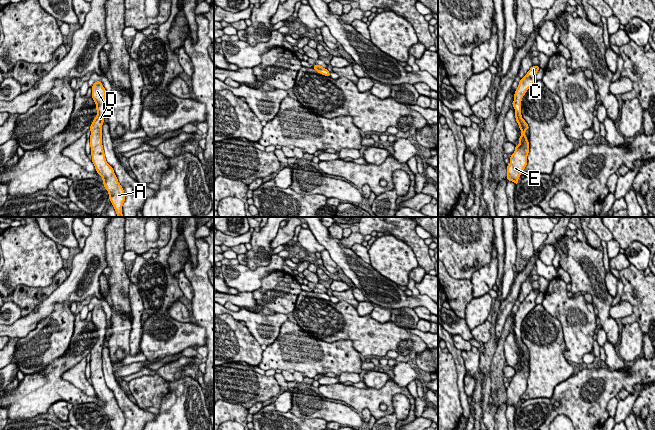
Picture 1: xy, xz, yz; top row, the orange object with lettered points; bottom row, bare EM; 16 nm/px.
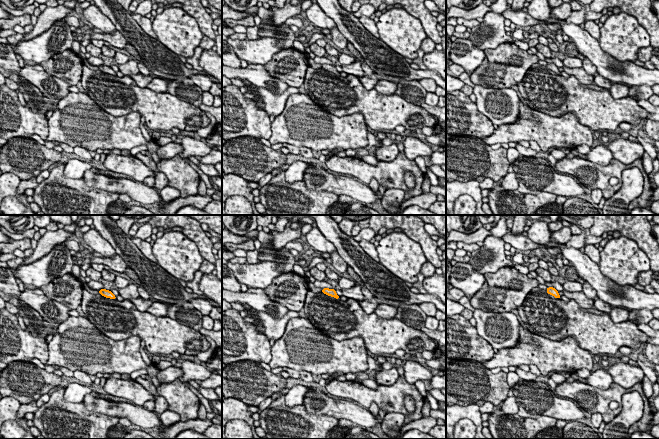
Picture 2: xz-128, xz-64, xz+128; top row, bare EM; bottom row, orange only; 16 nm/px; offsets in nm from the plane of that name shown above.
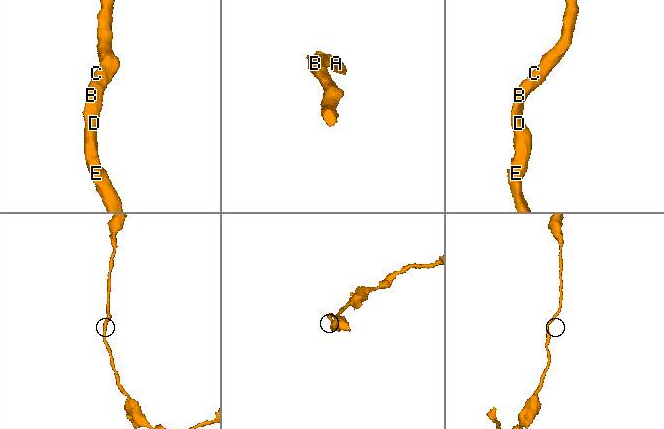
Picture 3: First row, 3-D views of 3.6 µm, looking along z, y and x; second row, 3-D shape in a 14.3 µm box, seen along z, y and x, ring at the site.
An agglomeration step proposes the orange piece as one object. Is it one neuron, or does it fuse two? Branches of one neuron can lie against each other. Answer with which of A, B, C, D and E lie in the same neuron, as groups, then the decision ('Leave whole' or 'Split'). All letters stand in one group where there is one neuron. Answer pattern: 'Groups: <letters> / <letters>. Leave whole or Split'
Groups: A B C D E. Leave whole

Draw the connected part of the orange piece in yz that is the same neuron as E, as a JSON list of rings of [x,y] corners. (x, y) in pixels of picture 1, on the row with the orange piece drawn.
[[[532,66],[527,74],[520,79],[519,85],[514,94],[514,101],[512,105],[515,109],[515,119],[521,130],[521,136],[519,138],[519,144],[515,146],[515,152],[511,155],[509,163],[510,166],[507,168],[507,180],[518,184],[518,178],[521,172],[525,169],[527,165],[527,156],[529,153],[529,141],[525,135],[525,131],[529,129],[528,124],[522,118],[521,115],[521,101],[527,90],[537,81],[536,74],[539,70],[539,66]]]

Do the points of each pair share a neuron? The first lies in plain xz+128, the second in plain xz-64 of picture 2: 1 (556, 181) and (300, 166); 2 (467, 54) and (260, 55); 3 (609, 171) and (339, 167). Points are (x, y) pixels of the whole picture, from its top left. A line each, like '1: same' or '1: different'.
1: different
2: same
3: same

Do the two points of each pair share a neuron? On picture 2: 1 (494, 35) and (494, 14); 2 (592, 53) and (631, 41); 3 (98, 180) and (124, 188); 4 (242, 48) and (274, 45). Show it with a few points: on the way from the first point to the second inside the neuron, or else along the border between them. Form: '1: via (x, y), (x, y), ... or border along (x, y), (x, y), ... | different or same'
1: via (494, 30), (494, 19) | same
2: border along (597, 39), (603, 50), (624, 61) | different
3: via (104, 183), (118, 185) | same
4: via (250, 48), (266, 47) | same

